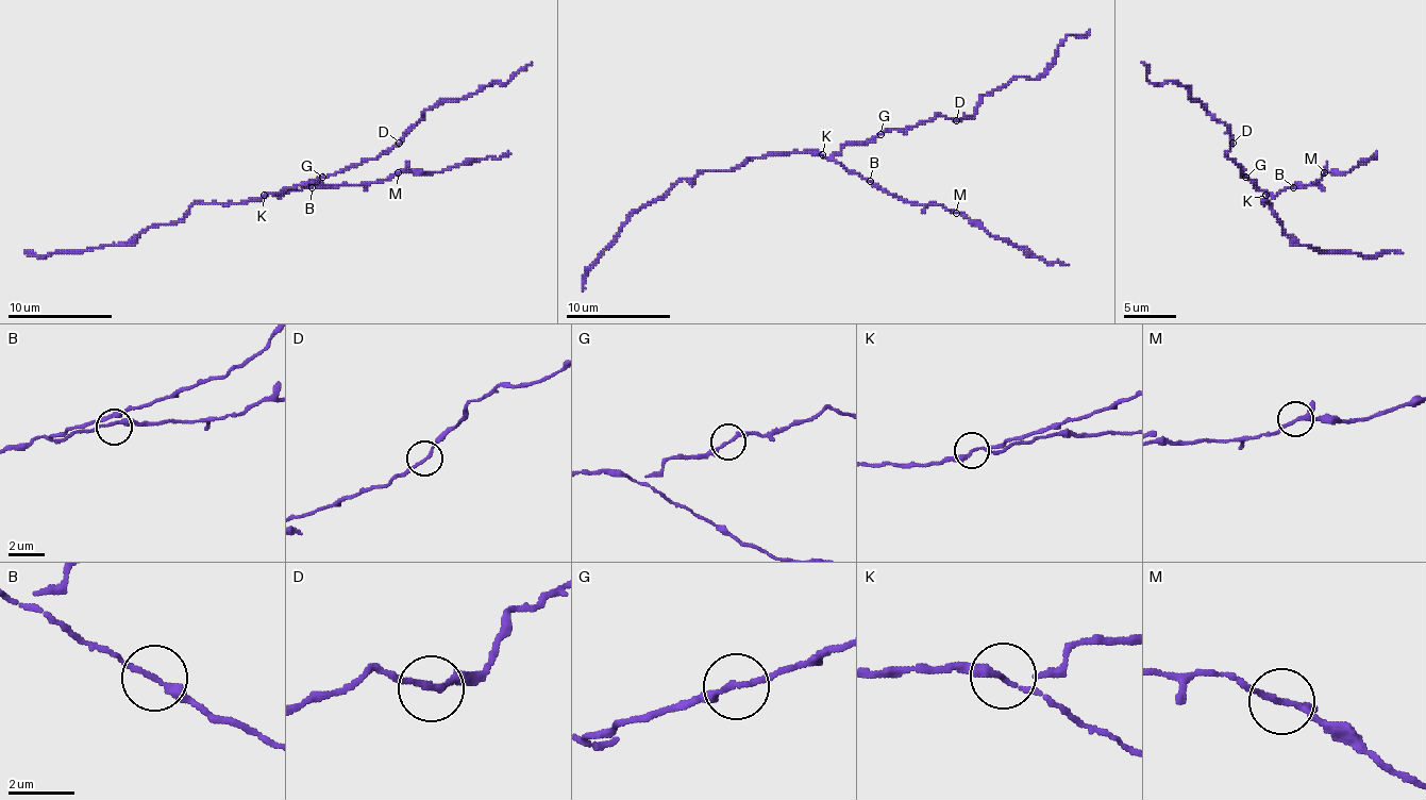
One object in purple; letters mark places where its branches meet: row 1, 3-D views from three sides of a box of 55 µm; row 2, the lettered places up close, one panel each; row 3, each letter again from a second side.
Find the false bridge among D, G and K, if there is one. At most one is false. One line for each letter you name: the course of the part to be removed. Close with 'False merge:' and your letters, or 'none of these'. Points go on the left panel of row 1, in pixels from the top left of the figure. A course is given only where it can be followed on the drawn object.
K: foreign part runs (265, 196), (283, 196), (312, 185), (383, 182), (403, 172), (451, 169), (489, 156), (500, 159), (510, 153)
False merge: K

